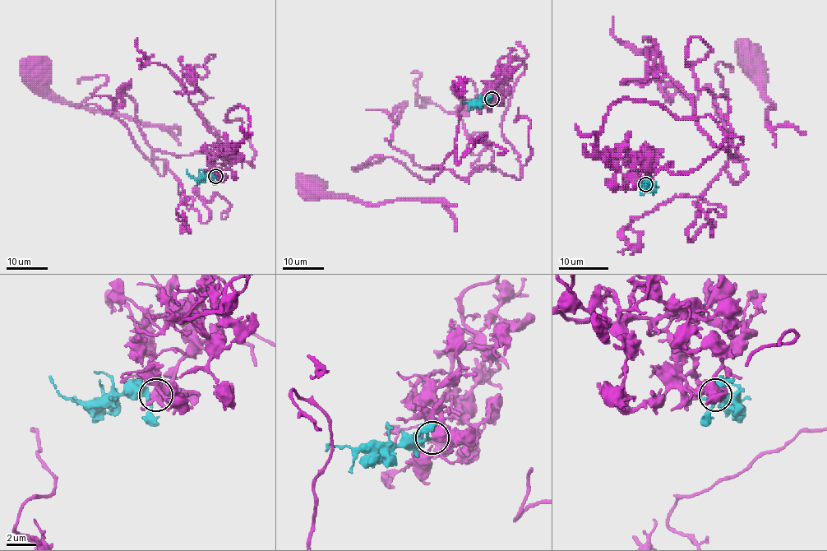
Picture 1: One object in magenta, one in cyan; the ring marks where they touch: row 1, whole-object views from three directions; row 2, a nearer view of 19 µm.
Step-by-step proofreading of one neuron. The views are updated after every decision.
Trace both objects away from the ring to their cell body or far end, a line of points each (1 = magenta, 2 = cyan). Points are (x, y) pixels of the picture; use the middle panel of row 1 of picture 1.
1: (491, 99), (522, 60), (501, 123), (520, 177), (441, 165), (426, 181), (374, 156), (347, 194), (311, 189)
2: (491, 99), (462, 103)

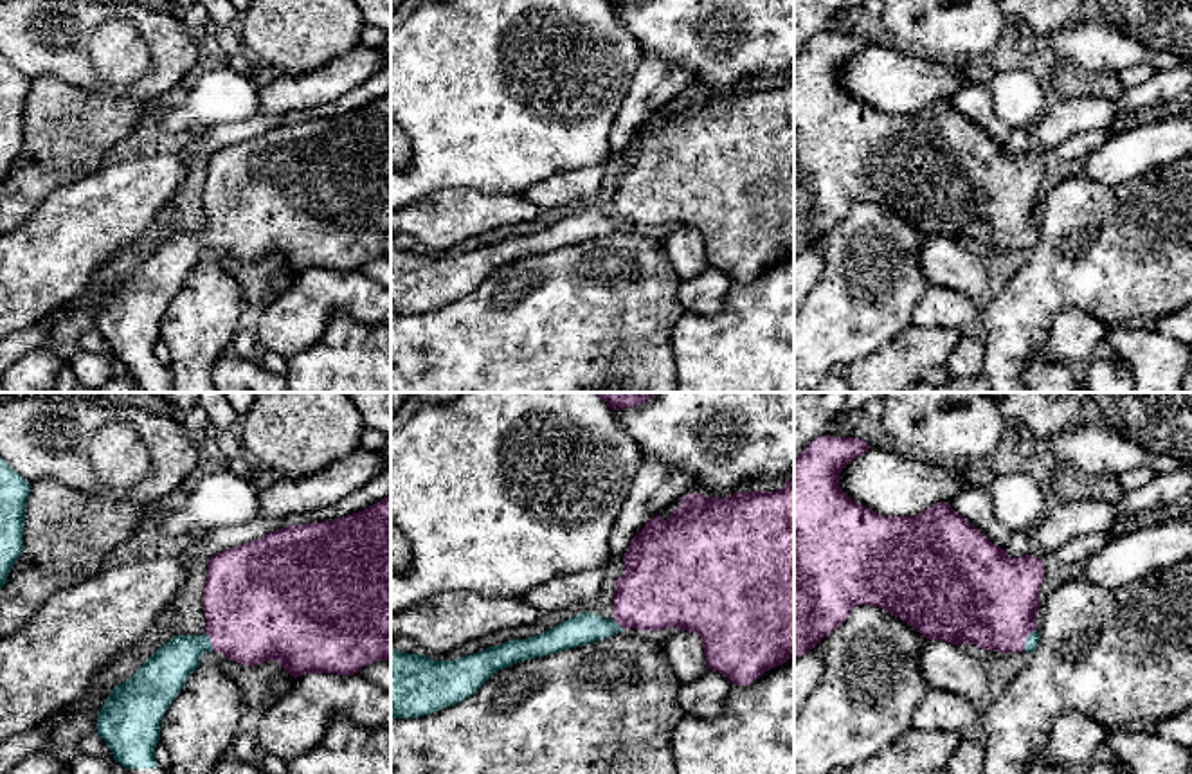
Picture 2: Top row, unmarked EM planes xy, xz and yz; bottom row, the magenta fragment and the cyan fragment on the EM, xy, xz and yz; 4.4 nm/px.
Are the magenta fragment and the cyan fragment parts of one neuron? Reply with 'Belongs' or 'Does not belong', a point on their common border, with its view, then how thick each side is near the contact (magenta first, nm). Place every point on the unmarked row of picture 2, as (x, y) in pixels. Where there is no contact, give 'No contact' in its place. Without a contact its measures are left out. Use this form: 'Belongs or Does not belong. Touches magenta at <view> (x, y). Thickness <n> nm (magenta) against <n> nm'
Belongs. Touches magenta at yz (1025, 236). Thickness 420 nm (magenta) against 60 nm

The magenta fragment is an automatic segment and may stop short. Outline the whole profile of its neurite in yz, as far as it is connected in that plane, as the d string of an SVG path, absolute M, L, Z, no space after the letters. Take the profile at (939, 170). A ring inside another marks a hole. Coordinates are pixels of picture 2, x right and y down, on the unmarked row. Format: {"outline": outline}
{"outline": "M821 32L794 56L794 256L816 245L859 202L884 205L933 238L956 243L974 239L981 247L1001 250L1032 250L1039 241L1035 214L1044 176L1043 155L1012 155L949 99L936 99L915 113L884 113L852 97L839 83L839 70L868 45L859 34Z"}

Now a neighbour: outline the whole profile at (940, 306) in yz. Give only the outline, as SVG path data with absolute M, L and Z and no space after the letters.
M933 284L915 304L913 324L922 328L956 328L963 331L980 320L981 304L956 290Z

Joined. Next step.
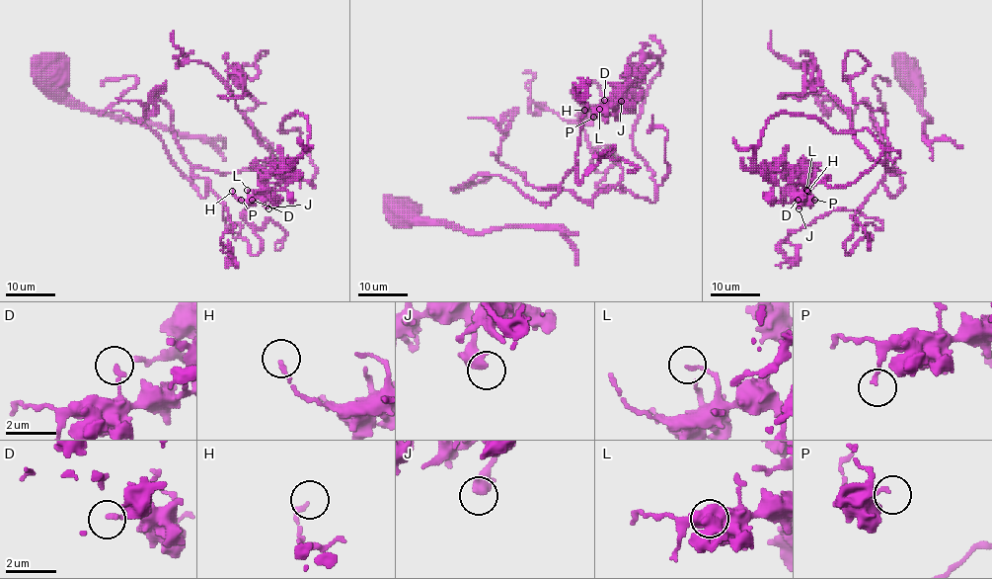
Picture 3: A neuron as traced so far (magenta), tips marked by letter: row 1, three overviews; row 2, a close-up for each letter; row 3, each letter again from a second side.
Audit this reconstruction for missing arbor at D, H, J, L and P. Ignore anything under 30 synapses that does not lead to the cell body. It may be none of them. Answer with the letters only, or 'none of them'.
none of them

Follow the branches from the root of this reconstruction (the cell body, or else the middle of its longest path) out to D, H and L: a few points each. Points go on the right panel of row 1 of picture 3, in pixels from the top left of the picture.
D: (912, 72), (918, 111), (872, 114), (894, 197), (899, 153), (867, 128), (769, 120), (754, 163), (798, 200)
H: (912, 72), (918, 111), (872, 114), (894, 197), (899, 153), (867, 128), (769, 120), (754, 163), (807, 191)
L: (912, 72), (918, 111), (872, 114), (894, 197), (899, 153), (867, 128), (769, 120), (754, 163), (806, 190)

